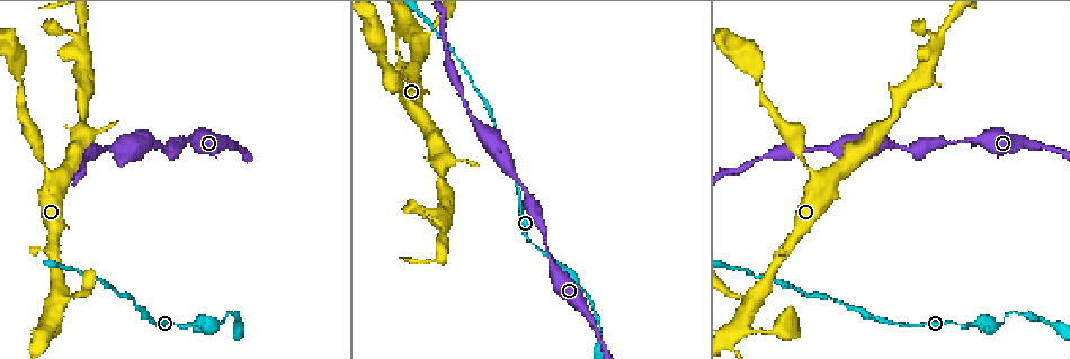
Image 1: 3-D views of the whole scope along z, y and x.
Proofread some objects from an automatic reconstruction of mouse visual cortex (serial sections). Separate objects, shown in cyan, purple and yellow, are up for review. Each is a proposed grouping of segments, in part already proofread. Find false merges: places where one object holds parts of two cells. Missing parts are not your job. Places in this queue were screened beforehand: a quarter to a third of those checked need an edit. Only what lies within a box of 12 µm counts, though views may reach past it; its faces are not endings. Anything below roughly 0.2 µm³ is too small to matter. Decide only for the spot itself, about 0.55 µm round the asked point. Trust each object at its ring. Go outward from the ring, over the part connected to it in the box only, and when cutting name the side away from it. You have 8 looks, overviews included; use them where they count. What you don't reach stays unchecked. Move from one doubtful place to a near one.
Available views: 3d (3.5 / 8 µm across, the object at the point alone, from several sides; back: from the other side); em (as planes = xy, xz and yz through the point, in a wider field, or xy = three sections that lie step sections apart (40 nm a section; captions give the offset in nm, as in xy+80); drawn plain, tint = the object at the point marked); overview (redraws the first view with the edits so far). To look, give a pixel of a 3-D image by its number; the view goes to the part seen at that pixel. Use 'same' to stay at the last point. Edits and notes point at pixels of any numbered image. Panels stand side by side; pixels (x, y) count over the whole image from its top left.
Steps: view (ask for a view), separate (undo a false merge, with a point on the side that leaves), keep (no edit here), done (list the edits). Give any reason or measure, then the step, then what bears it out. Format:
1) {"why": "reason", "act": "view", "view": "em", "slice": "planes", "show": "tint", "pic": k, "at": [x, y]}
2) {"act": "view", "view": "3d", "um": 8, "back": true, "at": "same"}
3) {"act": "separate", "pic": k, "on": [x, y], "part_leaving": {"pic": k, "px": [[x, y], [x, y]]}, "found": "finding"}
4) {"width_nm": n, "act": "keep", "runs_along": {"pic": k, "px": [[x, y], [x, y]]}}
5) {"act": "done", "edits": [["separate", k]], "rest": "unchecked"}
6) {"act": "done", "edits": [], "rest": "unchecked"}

{"act": "view", "view": "em", "slice": "xy", "step": 5, "show": "tint", "pic": 1, "at": [584, 289]}

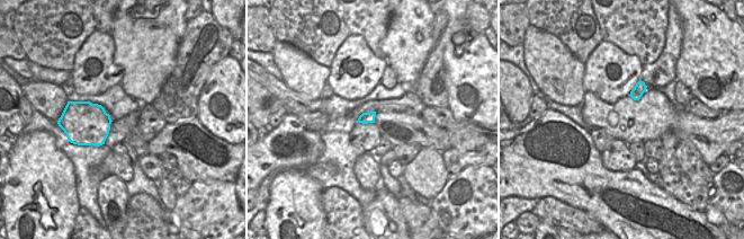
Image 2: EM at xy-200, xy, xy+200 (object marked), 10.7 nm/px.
{"act": "view", "view": "3d", "um": 3.5, "at": "same"}

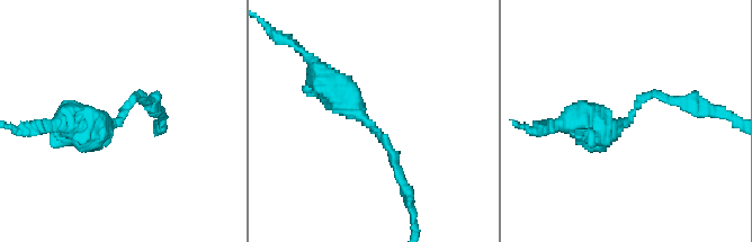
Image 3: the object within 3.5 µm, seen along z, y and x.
{"width_nm": 120, "act": "keep", "runs_along": {"pic": 3, "px": [[319, 80], [377, 130], [402, 181]]}, "found": "continuous, no second cell"}

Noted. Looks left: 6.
{"why": "thin neck", "act": "view", "view": "3d", "um": 8, "back": true, "pic": 1, "at": [805, 162]}

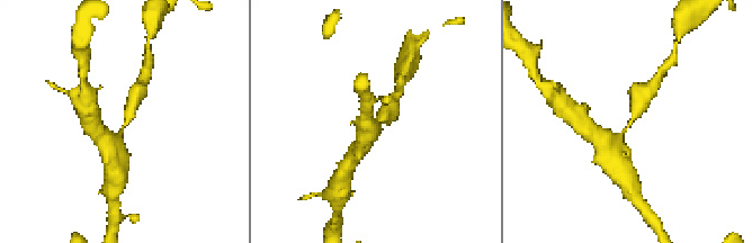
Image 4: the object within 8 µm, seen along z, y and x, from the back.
{"arm_widths_nm": [400, 450], "act": "view", "view": "em", "slice": "xy", "step": 1, "show": "tint", "pic": 4, "at": [124, 126]}

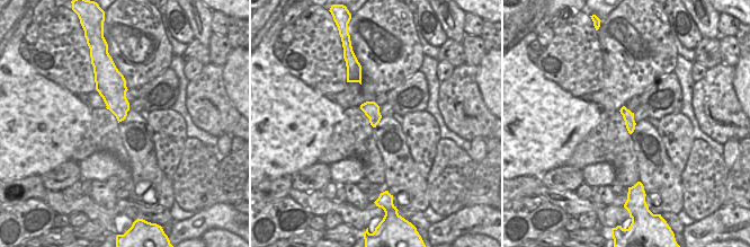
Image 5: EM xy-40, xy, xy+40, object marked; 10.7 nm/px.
{"width_nm": 170, "act": "separate", "pic": 4, "on": [385, 111], "part_leaving": {"pic": 4, "px": [[627, 125], [639, 99], [652, 86]]}, "found": "a second cell is stuck on"}

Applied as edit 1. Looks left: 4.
{"why": "calibre changes", "act": "view", "view": "3d", "um": 3.5, "pic": 1, "at": [457, 81]}

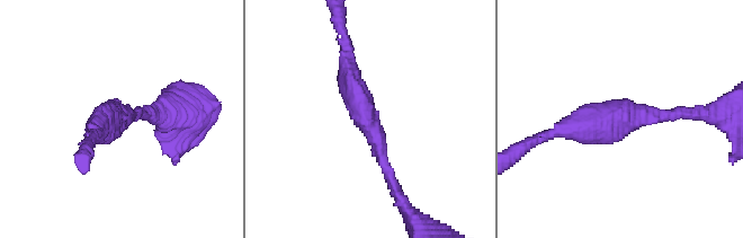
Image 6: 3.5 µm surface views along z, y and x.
{"arm_widths_nm": [150, 350], "why": "shape alone is not enough", "act": "view", "view": "em", "slice": "xy", "step": 2, "show": "plain", "pic": 6, "at": [370, 119]}

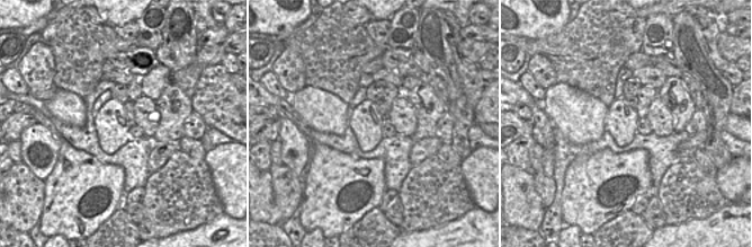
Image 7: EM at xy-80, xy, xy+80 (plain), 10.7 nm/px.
{"act": "view", "view": "em", "slice": "xy", "step": 2, "show": "tint", "at": "same"}

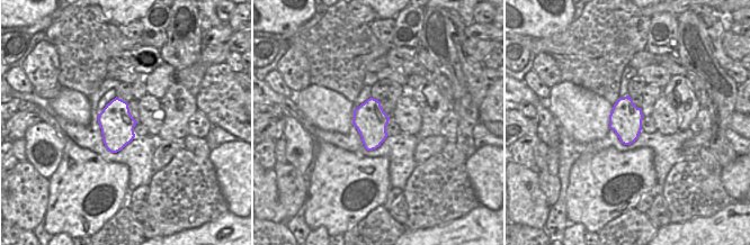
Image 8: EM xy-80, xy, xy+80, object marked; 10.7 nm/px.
{"width_nm": 340, "act": "keep", "runs_along": {"pic": 6, "px": [[396, 190], [348, 77], [348, 54]]}, "found": "one cell here"}

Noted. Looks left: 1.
{"act": "done", "edits": [["separate", 4]], "rest": "unchecked"}

